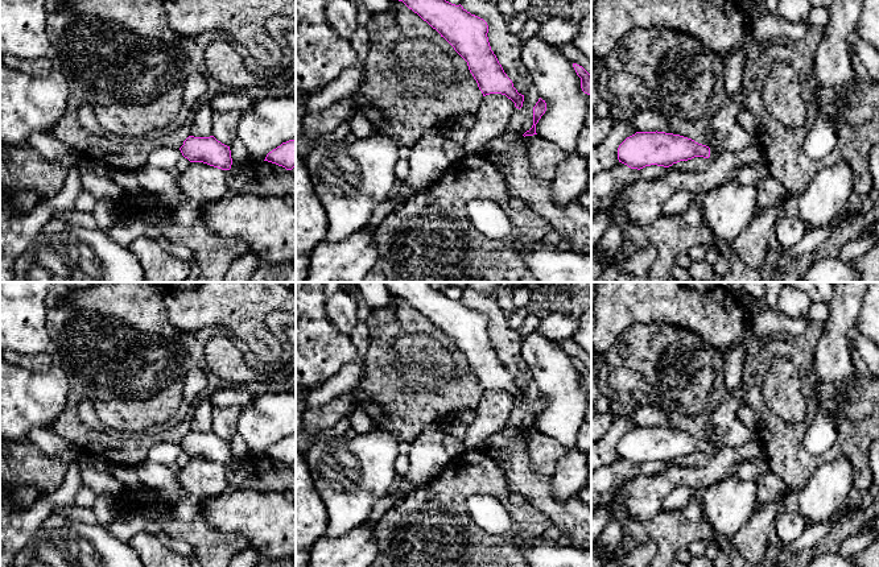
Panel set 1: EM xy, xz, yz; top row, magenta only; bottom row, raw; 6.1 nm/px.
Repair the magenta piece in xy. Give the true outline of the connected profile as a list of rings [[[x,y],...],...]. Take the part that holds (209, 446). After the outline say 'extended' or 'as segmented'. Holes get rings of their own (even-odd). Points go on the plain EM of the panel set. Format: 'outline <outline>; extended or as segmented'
outline [[[189,431],[179,446],[190,458],[203,458],[222,465],[230,465],[232,460],[230,442],[222,439],[214,431]]]; as segmented

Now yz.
outline [[[636,427],[627,433],[618,443],[619,458],[631,464],[657,460],[669,463],[680,456],[703,452],[717,454],[723,446],[717,446],[696,438],[692,434],[665,427]]]; extended

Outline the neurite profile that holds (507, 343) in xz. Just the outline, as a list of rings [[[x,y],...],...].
[[[469,286],[463,289],[461,301],[487,318],[491,345],[517,388],[525,390],[532,381],[532,373],[521,357],[523,338],[519,330],[512,330],[508,326],[507,311],[500,307],[496,298],[487,297]]]

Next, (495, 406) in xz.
[[[502,389],[483,392],[474,421],[462,440],[466,450],[482,450],[490,435],[508,427],[508,418],[515,406],[515,398]]]

